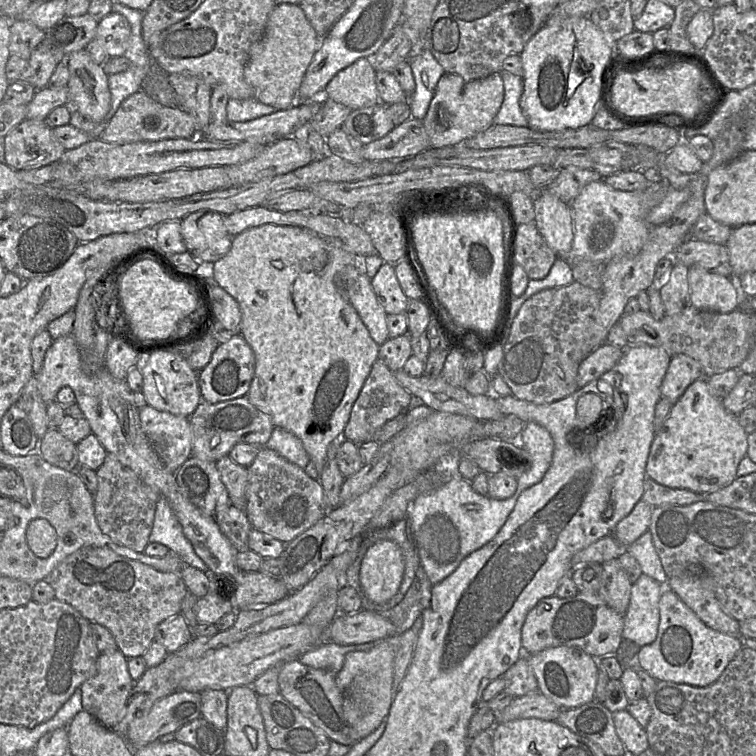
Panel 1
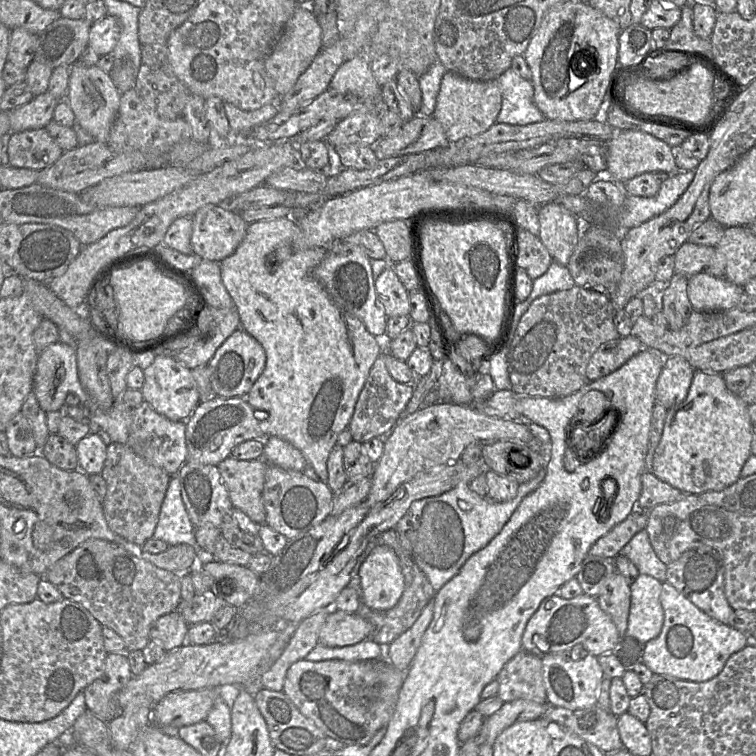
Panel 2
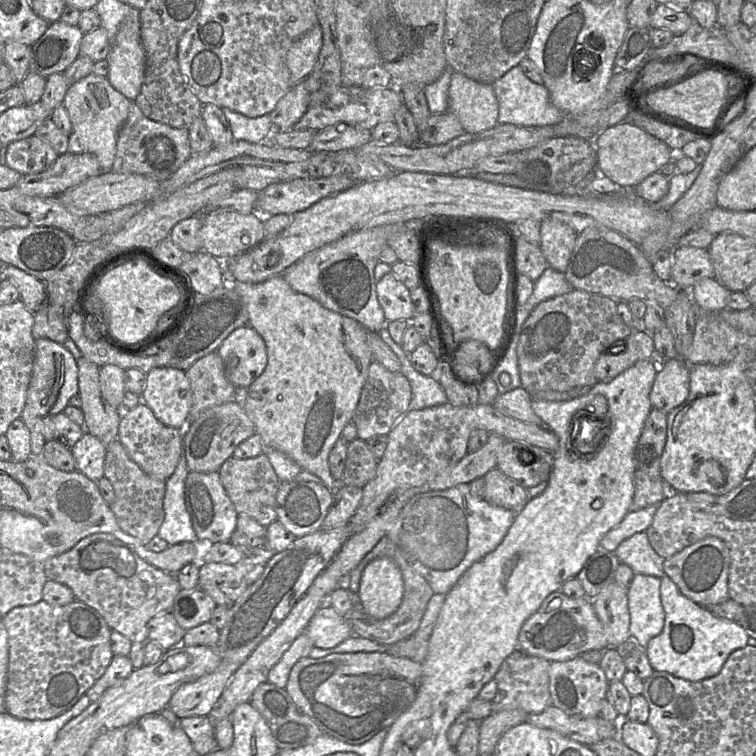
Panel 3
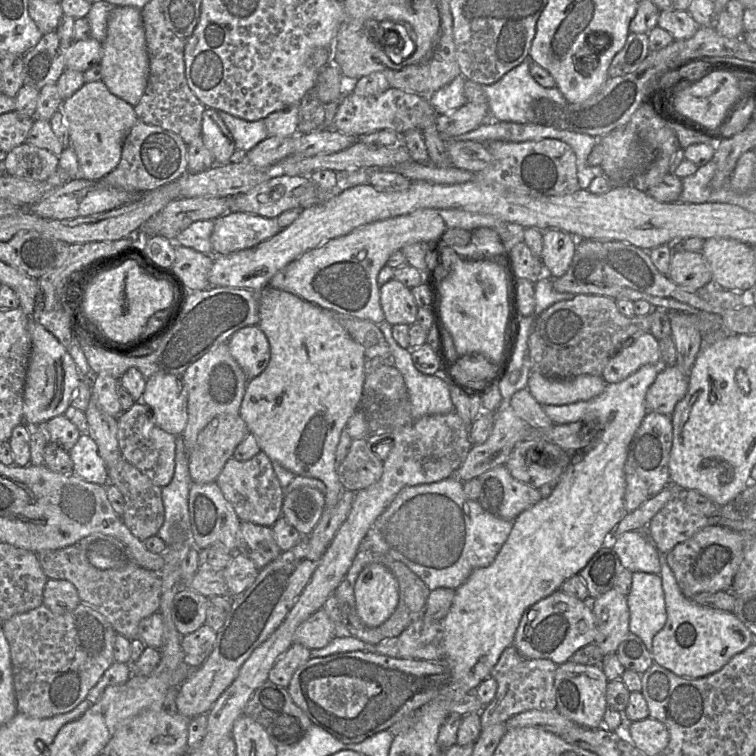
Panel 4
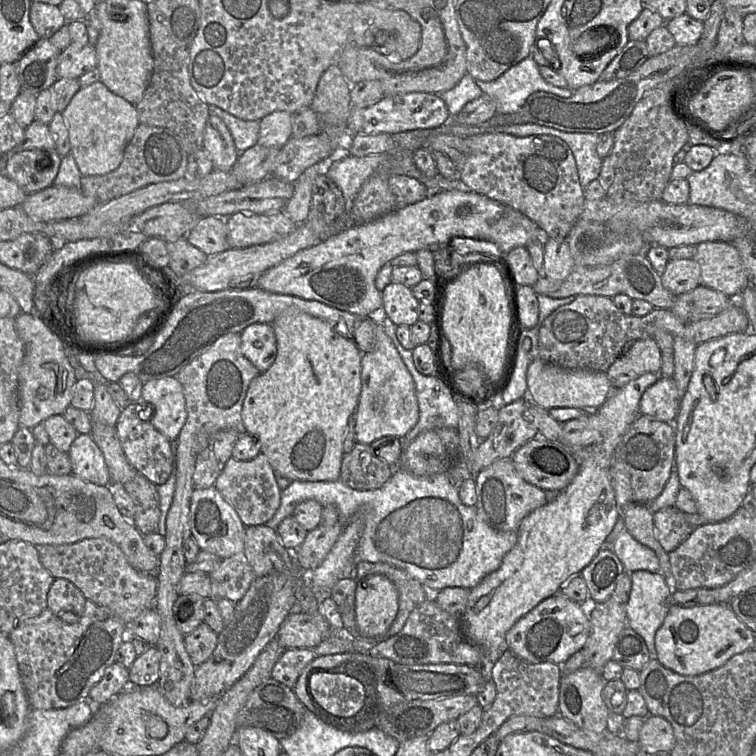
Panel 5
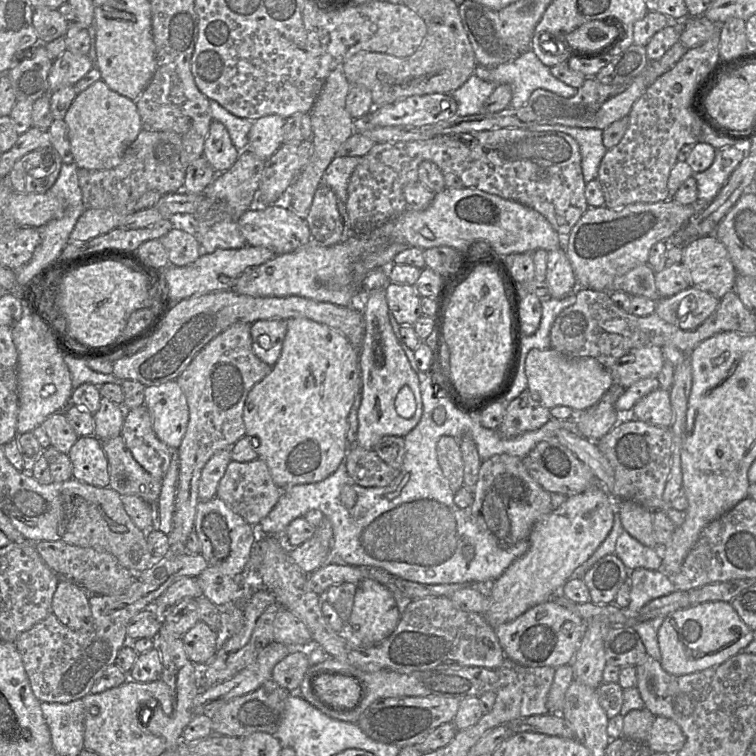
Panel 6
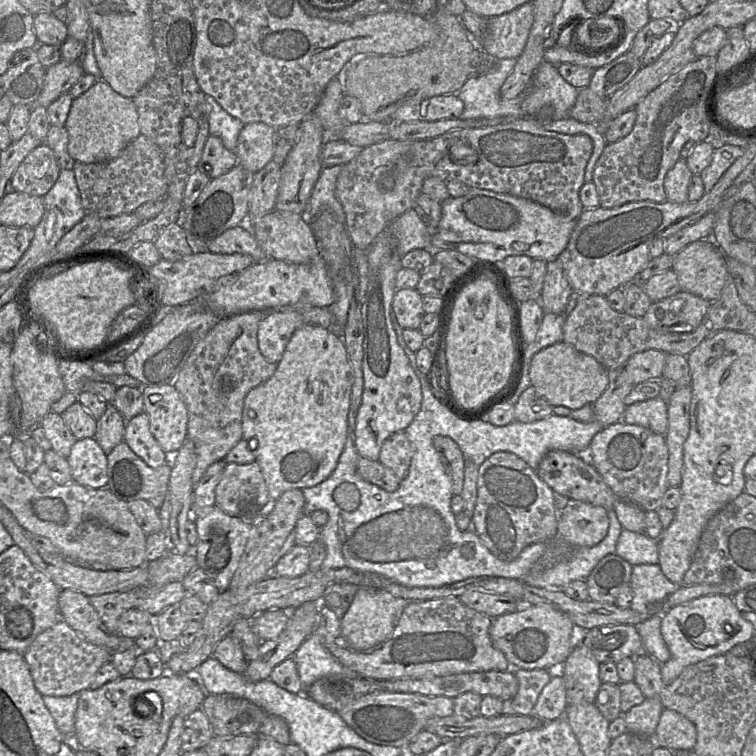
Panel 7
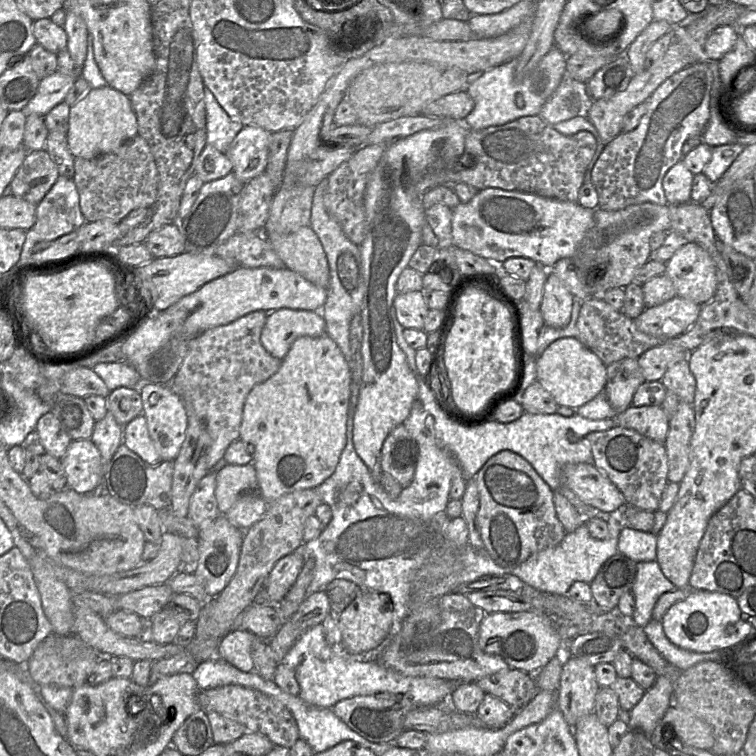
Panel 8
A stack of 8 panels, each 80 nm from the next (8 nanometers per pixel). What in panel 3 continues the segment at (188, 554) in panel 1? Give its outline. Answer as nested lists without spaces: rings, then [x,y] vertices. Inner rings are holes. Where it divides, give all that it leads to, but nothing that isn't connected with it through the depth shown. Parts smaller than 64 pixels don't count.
[[[183,452],[174,473],[166,481],[164,520],[157,534],[168,545],[199,542],[185,505],[185,481],[189,472]]]

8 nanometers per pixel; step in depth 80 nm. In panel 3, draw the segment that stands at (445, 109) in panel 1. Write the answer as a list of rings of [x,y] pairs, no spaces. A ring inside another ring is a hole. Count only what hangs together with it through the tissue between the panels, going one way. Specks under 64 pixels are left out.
[[[452,72],[447,112],[458,117],[467,133],[478,133],[496,126],[499,109],[492,84]]]

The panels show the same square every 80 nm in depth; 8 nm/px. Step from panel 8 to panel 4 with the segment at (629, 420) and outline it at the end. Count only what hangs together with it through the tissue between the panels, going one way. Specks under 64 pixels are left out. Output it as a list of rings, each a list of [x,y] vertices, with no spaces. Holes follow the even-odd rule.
[[[676,365],[660,367],[655,381],[646,392],[646,408],[671,416],[687,391],[688,377]]]

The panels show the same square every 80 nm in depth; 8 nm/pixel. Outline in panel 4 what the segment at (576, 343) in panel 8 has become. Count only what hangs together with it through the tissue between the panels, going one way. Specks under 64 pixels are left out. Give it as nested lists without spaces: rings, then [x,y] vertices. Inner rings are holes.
[[[531,372],[527,389],[541,405],[567,405],[599,396],[608,384],[602,376],[583,374],[571,378],[548,378]]]

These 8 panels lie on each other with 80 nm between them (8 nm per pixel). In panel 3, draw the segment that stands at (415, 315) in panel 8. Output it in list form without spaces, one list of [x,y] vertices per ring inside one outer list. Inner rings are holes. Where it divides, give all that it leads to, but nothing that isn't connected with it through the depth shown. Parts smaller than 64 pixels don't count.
[[[392,272],[385,274],[376,282],[376,293],[387,322],[410,322],[416,315],[410,290]]]

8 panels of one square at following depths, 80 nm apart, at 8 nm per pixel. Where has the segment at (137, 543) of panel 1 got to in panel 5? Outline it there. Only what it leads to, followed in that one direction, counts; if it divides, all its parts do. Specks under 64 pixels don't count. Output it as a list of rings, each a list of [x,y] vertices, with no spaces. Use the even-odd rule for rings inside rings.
[[[139,473],[132,481],[122,486],[131,497],[135,507],[133,525],[142,535],[157,532],[160,519],[157,486]]]

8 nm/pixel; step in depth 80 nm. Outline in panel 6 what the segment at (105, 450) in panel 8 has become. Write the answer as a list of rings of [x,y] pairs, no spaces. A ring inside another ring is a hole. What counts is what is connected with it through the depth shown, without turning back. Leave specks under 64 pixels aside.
[[[101,397],[100,408],[93,414],[94,435],[101,441],[121,435],[126,410],[106,397]]]

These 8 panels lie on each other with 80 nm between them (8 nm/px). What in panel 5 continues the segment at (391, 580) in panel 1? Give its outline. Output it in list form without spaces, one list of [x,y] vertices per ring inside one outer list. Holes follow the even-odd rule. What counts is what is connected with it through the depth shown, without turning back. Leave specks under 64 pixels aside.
[[[381,574],[367,575],[357,582],[355,591],[355,617],[359,633],[368,639],[383,639],[386,636],[391,624],[393,623],[398,611],[398,591],[393,582]]]

